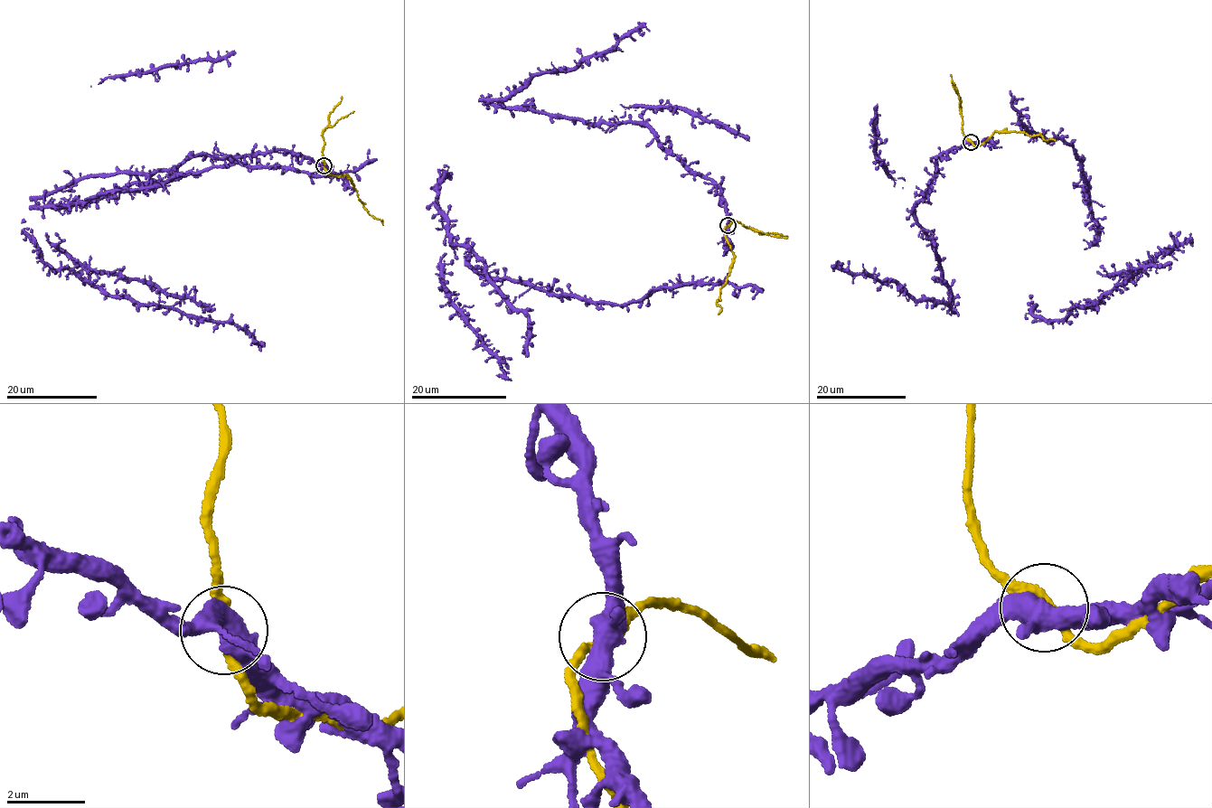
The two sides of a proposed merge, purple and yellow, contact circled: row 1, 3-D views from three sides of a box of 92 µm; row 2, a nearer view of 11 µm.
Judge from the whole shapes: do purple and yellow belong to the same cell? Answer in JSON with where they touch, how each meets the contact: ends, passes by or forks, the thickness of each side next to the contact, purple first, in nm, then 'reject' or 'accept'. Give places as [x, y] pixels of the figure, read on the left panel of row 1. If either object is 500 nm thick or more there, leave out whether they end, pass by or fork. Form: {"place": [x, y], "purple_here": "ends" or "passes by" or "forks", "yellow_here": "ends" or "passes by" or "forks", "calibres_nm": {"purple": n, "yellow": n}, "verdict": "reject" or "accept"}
{"place": [324, 165], "purple_here": "forks", "yellow_here": "passes by", "calibres_nm": {"purple": 420, "yellow": 300}, "verdict": "reject"}

